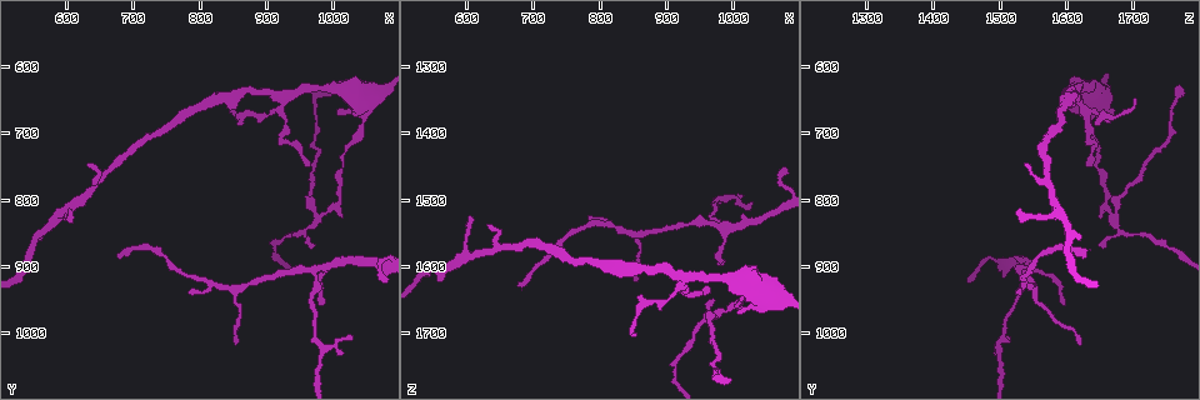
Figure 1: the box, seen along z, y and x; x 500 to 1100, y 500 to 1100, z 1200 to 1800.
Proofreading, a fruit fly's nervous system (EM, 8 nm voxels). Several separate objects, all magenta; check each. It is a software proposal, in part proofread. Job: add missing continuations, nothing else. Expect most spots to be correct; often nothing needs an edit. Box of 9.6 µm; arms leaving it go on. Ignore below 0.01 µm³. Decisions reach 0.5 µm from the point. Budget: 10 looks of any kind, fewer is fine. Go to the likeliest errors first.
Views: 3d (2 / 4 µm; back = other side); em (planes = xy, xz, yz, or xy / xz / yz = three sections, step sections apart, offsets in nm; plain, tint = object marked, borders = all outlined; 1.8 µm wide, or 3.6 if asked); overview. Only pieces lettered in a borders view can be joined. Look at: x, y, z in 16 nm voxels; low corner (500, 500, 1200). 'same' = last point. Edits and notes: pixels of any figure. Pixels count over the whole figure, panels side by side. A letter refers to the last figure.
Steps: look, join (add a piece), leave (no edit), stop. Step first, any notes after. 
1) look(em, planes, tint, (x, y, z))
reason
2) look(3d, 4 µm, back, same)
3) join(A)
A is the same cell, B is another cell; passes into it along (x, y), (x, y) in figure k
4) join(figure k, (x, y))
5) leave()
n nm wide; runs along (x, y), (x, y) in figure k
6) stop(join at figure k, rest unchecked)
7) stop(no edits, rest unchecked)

look(3d, 2 µm, (675, 885, 1635))
thin end

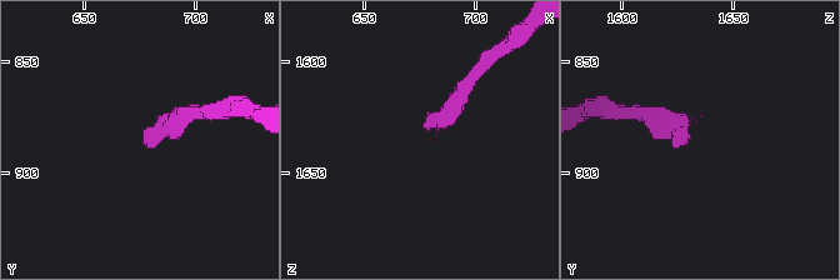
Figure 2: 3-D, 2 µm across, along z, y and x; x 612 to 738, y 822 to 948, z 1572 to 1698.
look(em, xz, step 16, borders, (679, 885, 1632))
shape alone is not enough

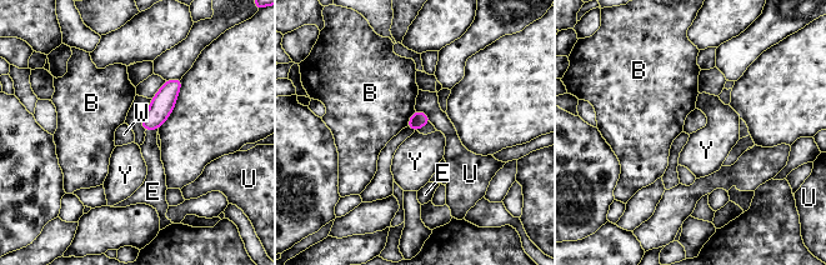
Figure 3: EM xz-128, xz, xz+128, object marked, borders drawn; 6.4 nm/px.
join(E)
E is the same cell, B, U, W and Y are other cells; passes into it along (163, 103), (151, 129), (150, 150) in figure 3; the cell continues

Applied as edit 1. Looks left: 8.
look(overview)
see it whole again

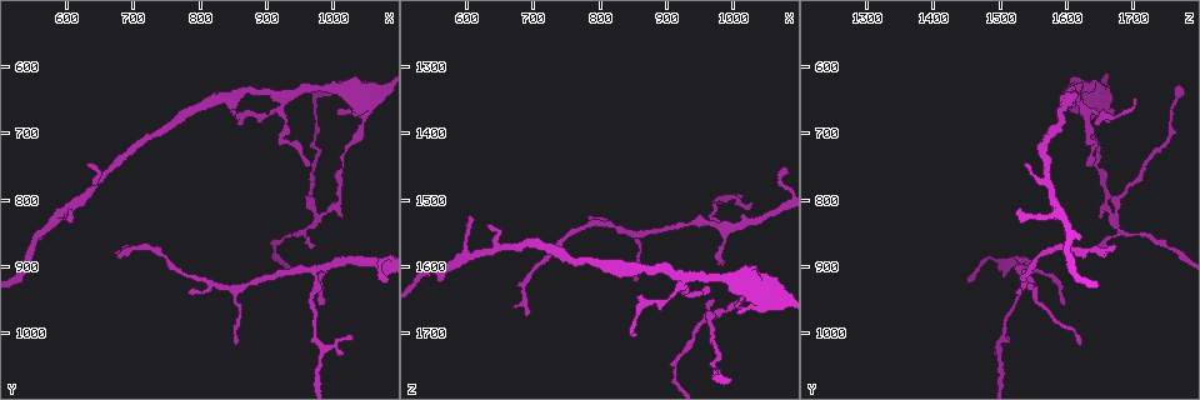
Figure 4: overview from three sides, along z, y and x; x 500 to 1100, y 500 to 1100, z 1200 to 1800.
look(em, xz, step 16, plain, (855, 655, 1705))
branch stops here

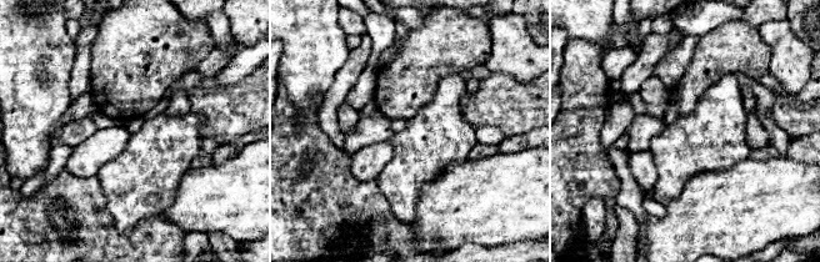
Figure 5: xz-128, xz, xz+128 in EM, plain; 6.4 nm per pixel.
look(em, xz, step 16, borders, same)
see the neighbours

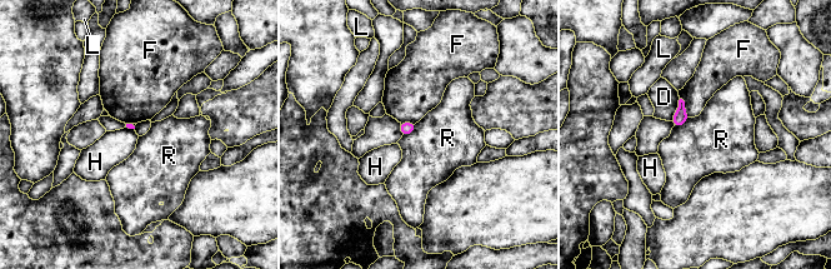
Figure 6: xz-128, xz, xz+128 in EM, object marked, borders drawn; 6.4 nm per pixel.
leave()
D, F, H, L and R are other cells; border along (416, 123), (413, 131), (403, 135) in figure 6; no lettered piece goes on from it

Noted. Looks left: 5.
look(3d, 4 µm, (785, 940, 1525))
free end

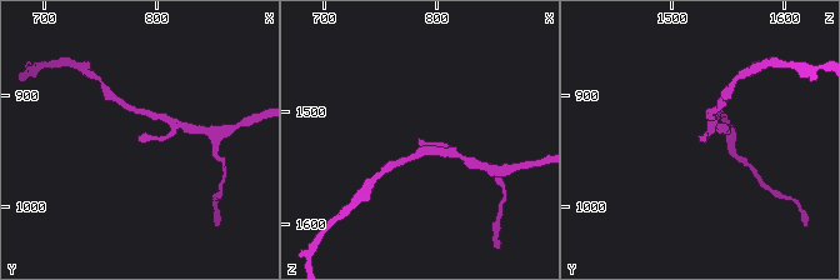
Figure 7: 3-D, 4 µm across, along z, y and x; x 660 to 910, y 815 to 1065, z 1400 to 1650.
look(em, planes, borders, (782, 938, 1528))

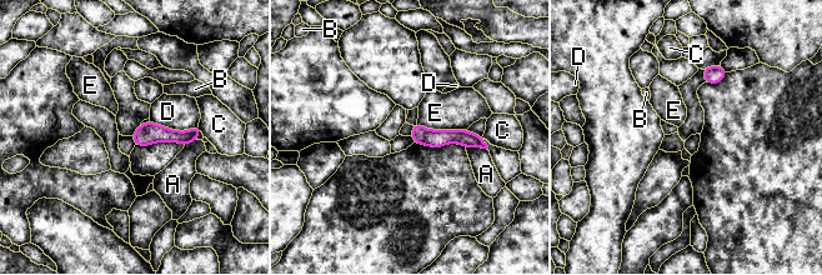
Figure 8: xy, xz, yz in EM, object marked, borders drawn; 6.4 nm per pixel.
leave()
A, B, C, D and E are other cells; runs along (415, 128), (424, 136), (481, 144) in figure 8; none of them fits

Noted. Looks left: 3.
look(3d, 4 µm, (985, 1020, 1495))
sharp bend

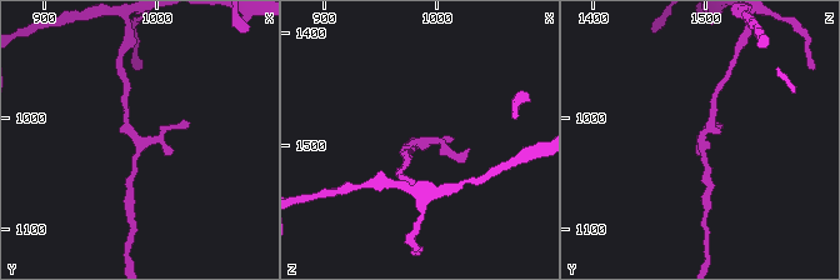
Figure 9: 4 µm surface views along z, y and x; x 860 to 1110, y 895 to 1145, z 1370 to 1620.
look(em, xy, step 16, borders, (984, 1024, 1498))
shape alone is not enough

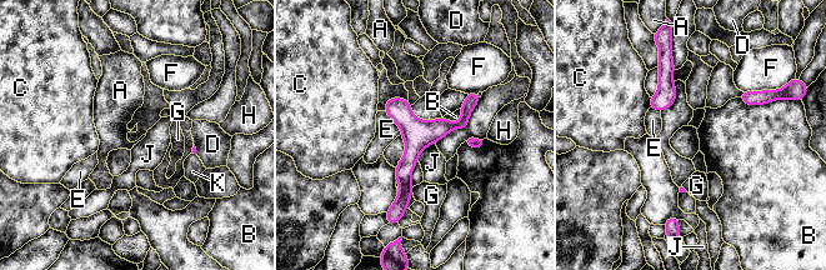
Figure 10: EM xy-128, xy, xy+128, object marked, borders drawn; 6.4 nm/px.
leave()
A, B, C, D, E, F, G, H, J and K are other cells; border along (384, 111), (396, 124), (401, 134) in figure 10; none of them fits

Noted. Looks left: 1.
stop(join at figure 3, rest unchecked)

